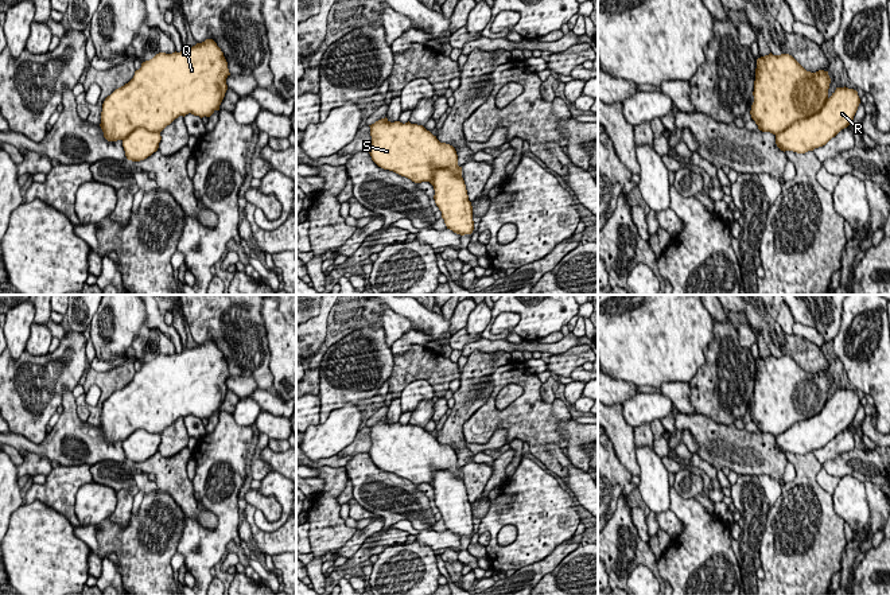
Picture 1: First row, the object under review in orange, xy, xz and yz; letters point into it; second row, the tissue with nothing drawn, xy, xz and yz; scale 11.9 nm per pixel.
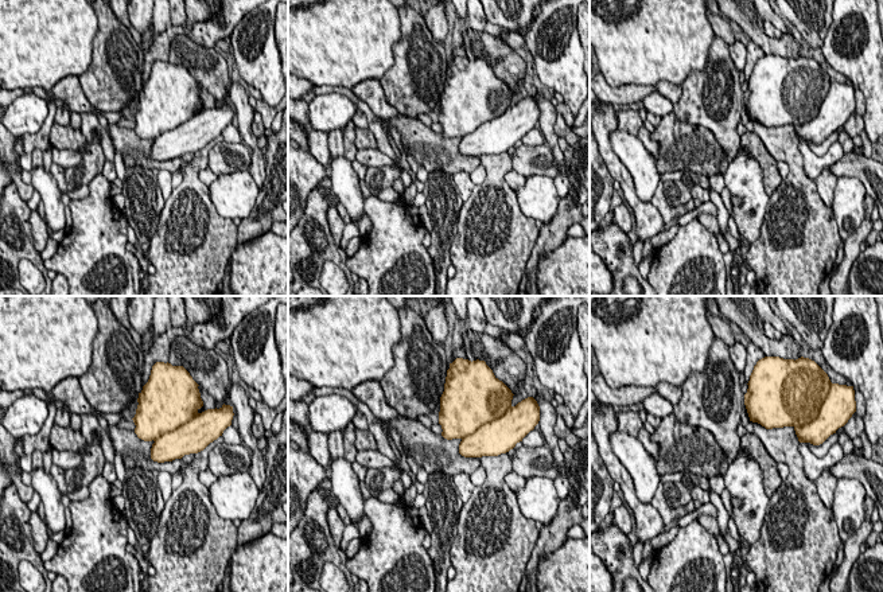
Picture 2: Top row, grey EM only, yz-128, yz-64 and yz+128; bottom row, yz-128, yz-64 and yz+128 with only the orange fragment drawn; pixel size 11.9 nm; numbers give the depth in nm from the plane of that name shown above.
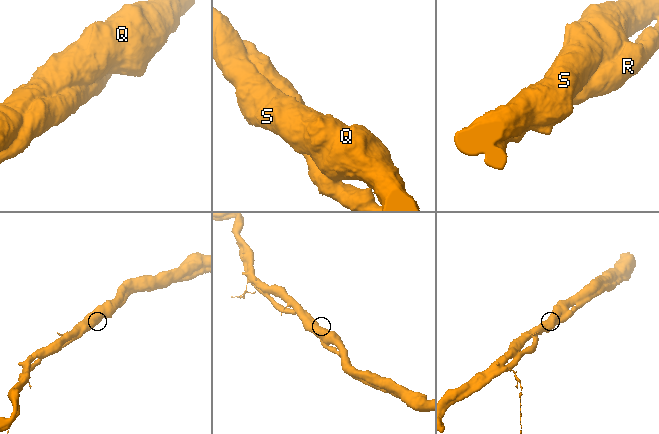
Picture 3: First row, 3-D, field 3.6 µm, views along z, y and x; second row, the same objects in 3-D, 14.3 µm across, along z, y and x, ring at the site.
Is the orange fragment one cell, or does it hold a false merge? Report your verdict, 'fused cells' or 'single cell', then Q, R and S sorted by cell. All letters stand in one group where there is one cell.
single cell; Q R S

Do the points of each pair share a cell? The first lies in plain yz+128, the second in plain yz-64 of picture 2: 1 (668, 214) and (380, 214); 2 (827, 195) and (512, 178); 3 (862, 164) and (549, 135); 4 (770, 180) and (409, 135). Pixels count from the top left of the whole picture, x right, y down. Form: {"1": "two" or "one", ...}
{"1": "one", "2": "one", "3": "two", "4": "one"}

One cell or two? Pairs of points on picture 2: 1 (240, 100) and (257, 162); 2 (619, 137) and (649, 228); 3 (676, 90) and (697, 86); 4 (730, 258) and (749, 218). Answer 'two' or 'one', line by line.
1: one
2: two
3: two
4: two

